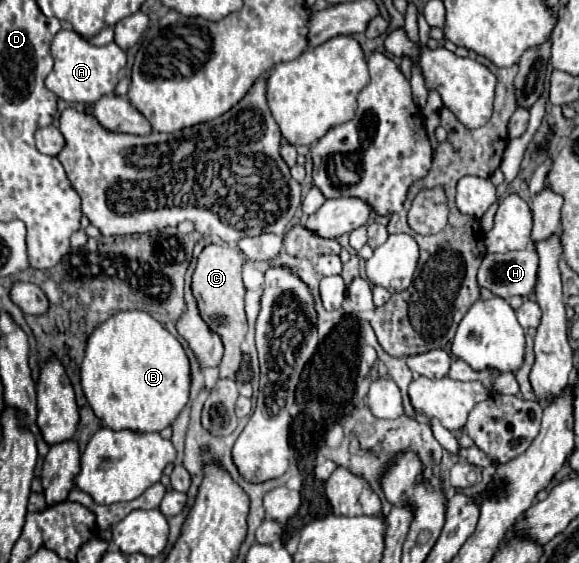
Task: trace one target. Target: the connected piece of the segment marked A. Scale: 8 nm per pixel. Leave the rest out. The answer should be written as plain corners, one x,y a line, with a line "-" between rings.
58,31
52,41
54,69
46,77
46,87
60,99
68,103
92,105
102,95
112,95
120,81
120,71
126,65
126,53
116,45
108,43
104,47
94,47
82,39
76,31

